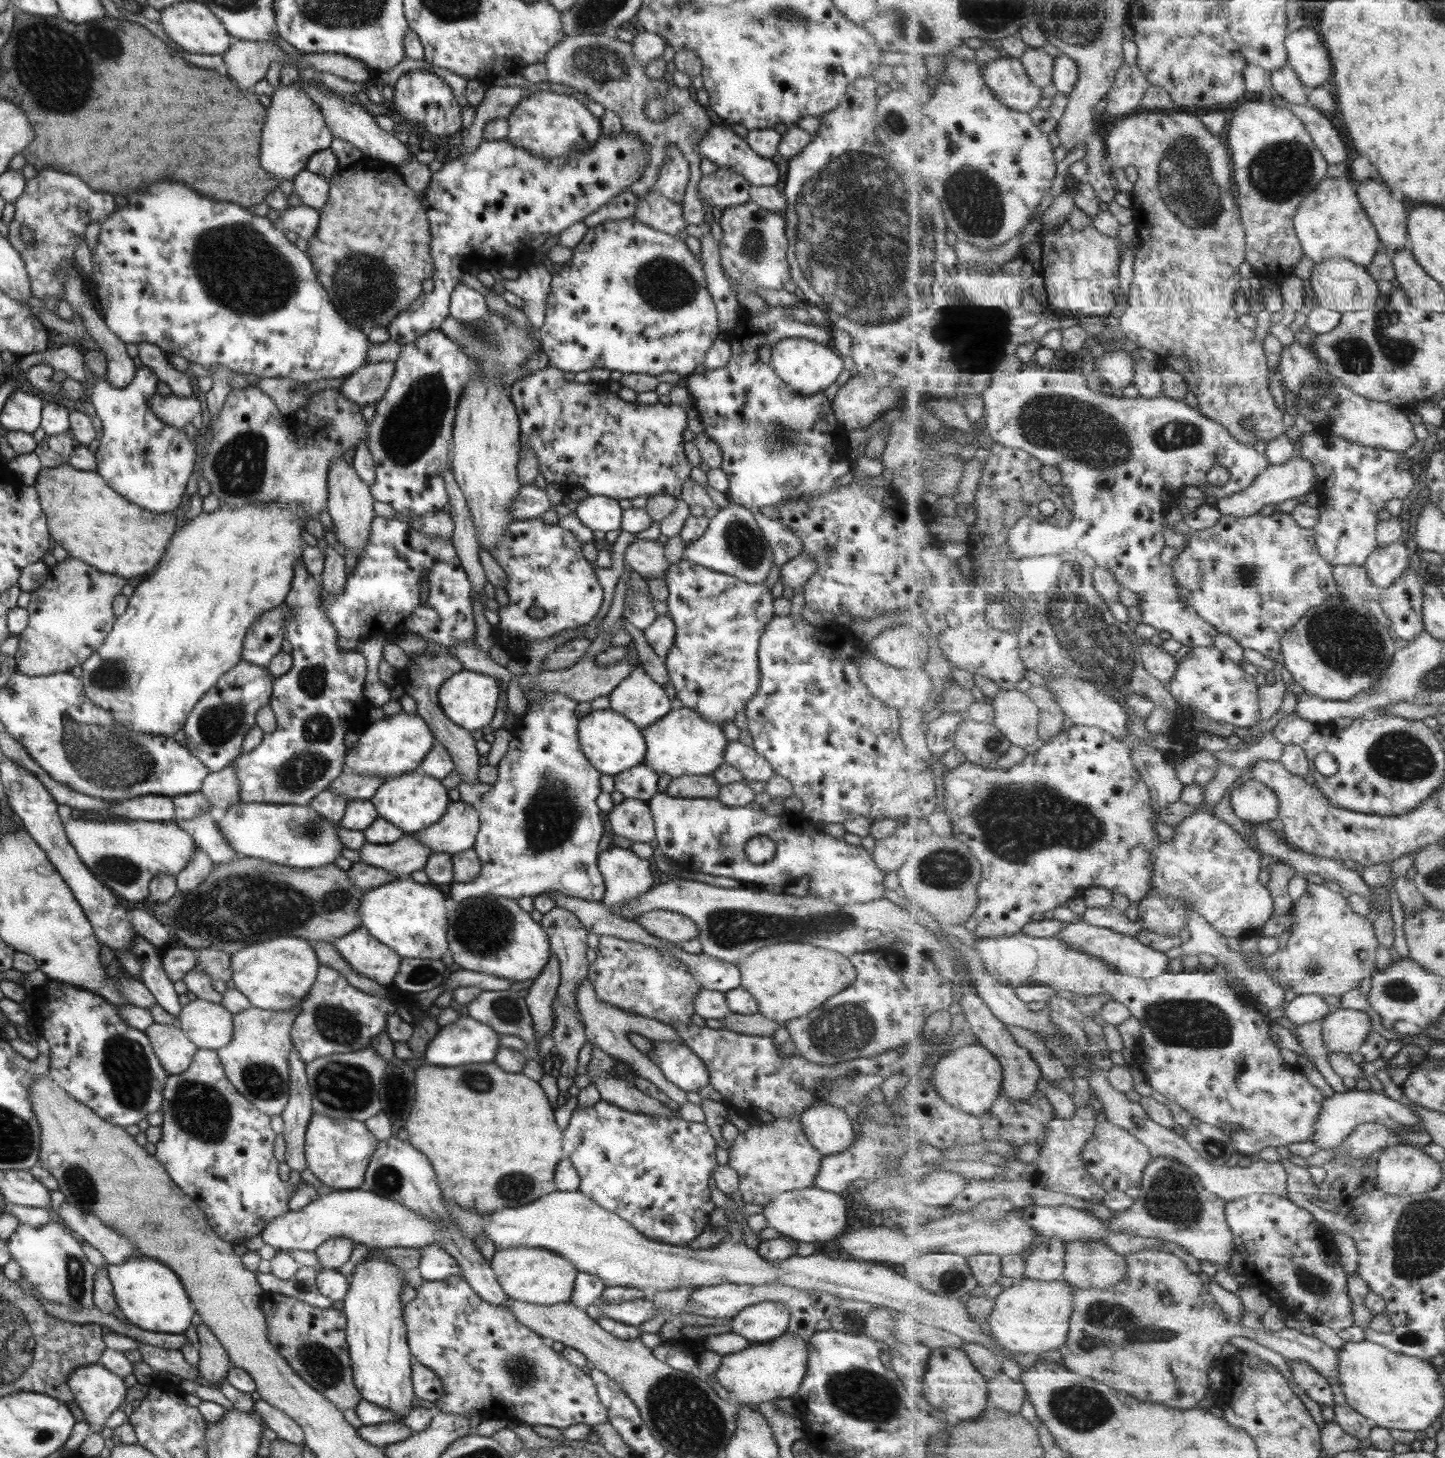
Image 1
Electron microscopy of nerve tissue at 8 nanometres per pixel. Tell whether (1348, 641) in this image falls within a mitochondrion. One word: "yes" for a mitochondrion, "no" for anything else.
yes

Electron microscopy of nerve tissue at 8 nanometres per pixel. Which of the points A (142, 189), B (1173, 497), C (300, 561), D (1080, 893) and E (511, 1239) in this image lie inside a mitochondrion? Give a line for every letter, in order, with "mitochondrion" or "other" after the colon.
A: other
B: other
C: other
D: other
E: other

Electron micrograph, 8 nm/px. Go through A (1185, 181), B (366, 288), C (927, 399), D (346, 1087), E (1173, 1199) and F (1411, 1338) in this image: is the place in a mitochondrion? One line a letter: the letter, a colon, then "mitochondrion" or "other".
A: mitochondrion
B: mitochondrion
C: other
D: mitochondrion
E: mitochondrion
F: other

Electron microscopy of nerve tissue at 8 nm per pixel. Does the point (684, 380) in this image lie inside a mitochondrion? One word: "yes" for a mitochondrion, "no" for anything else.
no

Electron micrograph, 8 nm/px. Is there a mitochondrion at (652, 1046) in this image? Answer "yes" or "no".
no

